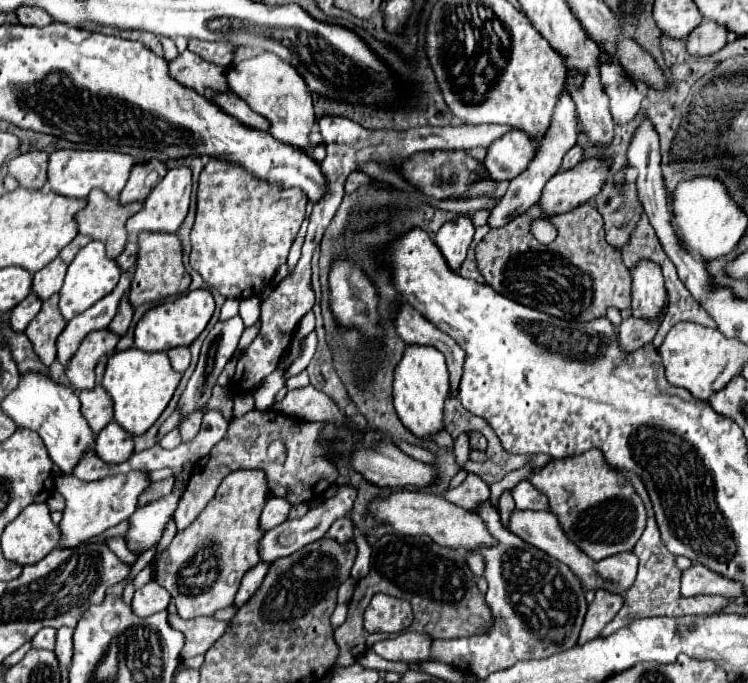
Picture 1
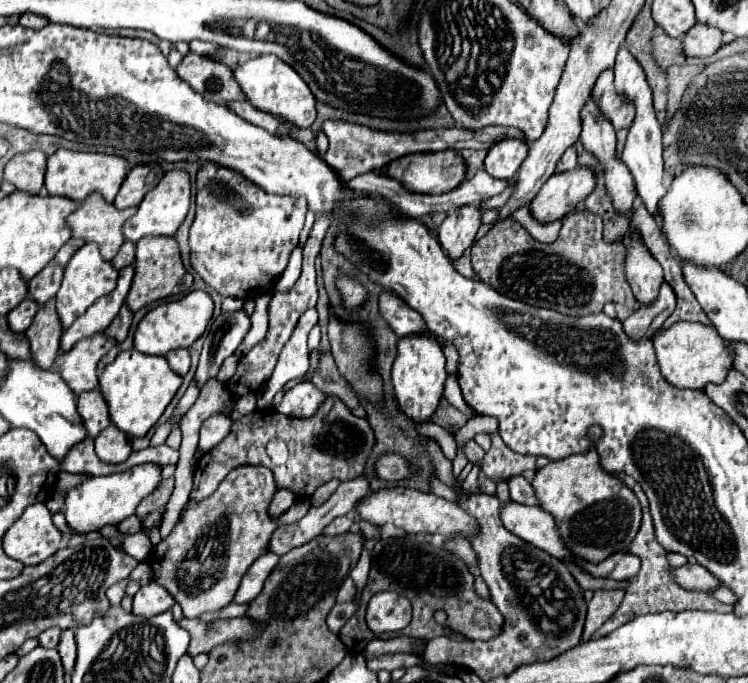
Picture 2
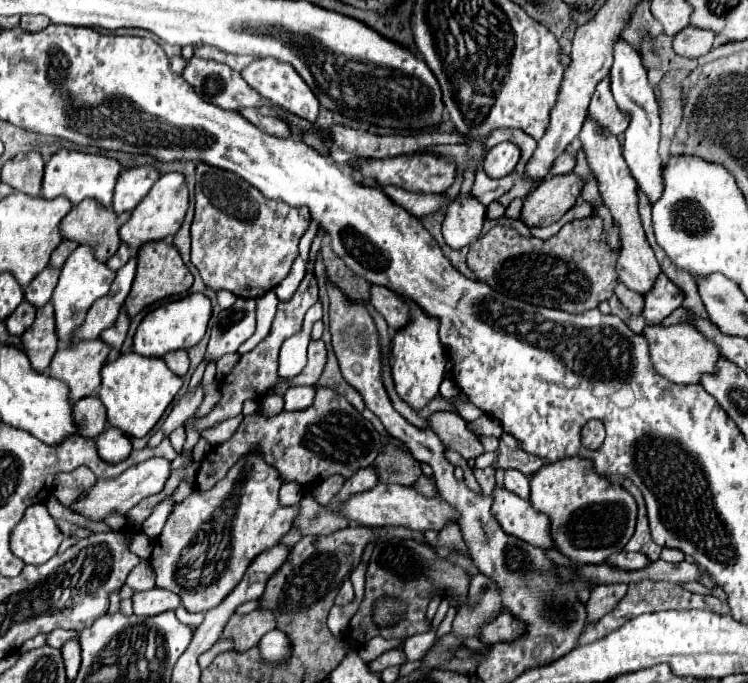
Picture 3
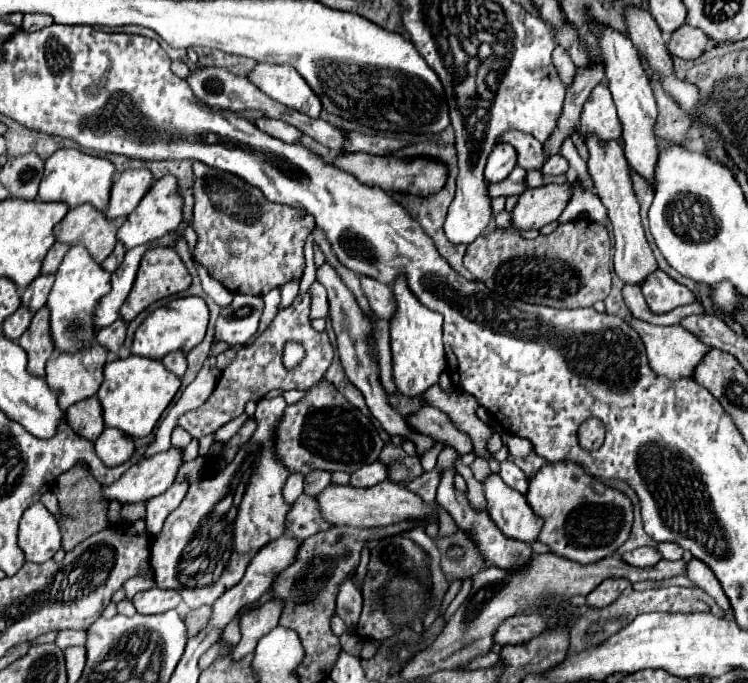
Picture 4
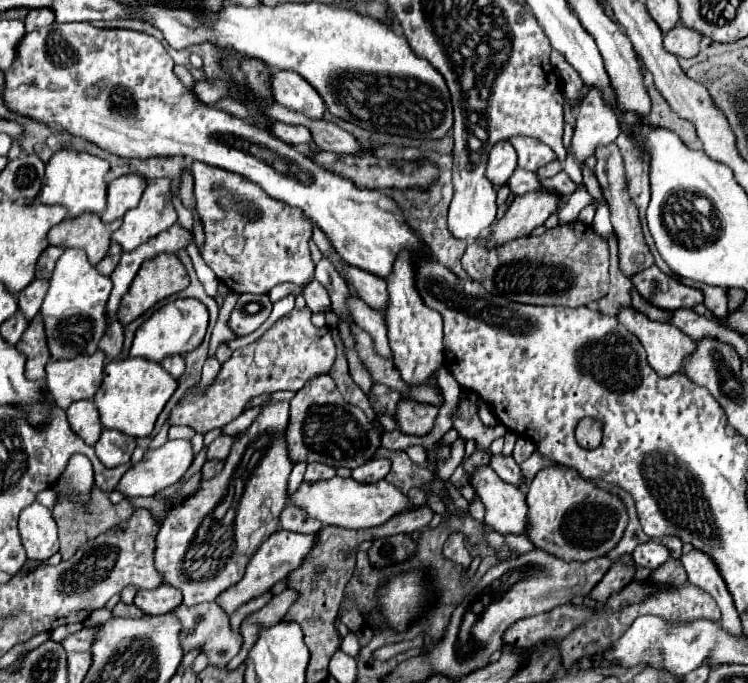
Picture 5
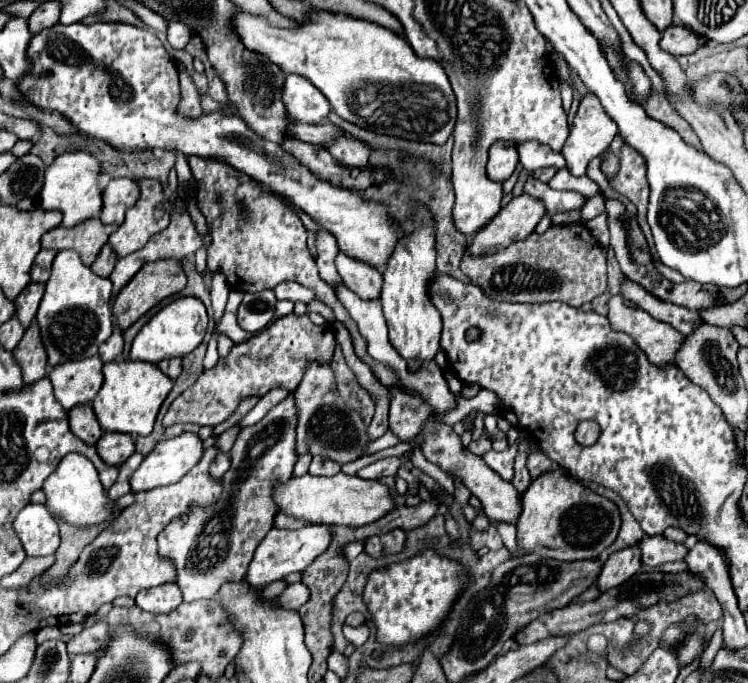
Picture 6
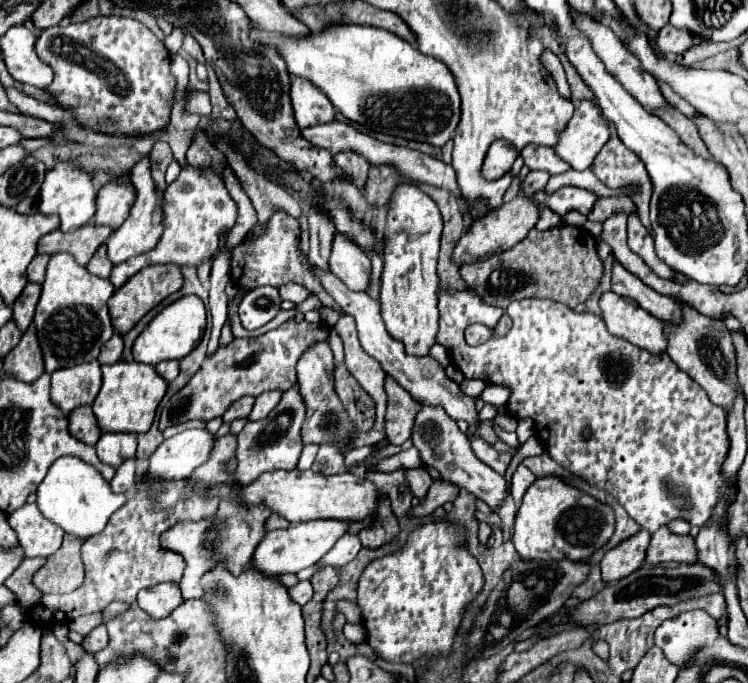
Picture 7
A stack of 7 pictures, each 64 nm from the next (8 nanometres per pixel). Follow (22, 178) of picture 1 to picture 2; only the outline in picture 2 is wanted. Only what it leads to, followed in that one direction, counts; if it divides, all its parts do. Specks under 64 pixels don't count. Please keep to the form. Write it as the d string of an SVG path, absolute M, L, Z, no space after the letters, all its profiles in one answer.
M40 150L16 154L4 168L4 180L26 194L38 194L44 184L46 156Z

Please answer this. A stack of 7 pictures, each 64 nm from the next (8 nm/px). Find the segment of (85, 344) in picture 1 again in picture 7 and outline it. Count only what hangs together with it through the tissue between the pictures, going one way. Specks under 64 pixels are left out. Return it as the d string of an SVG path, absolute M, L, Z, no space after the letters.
M88 362L78 364L74 368L62 368L52 374L52 390L50 398L58 410L62 410L64 416L68 416L72 410L92 404L102 384L100 364Z

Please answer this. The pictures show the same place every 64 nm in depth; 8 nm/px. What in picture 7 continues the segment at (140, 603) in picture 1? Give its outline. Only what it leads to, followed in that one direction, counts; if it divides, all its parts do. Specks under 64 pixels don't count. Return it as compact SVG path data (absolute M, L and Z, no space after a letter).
M160 584L148 590L140 590L138 594L138 606L148 612L154 620L166 618L172 614L174 608L178 608L184 602L178 584Z

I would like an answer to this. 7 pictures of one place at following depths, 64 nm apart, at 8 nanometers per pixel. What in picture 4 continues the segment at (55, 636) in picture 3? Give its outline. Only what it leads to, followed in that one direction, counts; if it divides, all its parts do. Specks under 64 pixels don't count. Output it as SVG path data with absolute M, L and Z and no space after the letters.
M62 630L56 638L56 646L66 650L68 646L84 646L86 632L84 630Z

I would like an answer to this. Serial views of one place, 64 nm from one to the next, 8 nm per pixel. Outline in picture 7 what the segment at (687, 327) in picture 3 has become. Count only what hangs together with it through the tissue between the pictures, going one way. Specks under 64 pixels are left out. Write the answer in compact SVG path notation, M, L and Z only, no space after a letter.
M612 290L600 296L602 320L614 336L622 336L630 344L636 344L652 354L666 350L666 336L662 332L662 322L648 314L644 308L636 306L632 298L622 298Z

